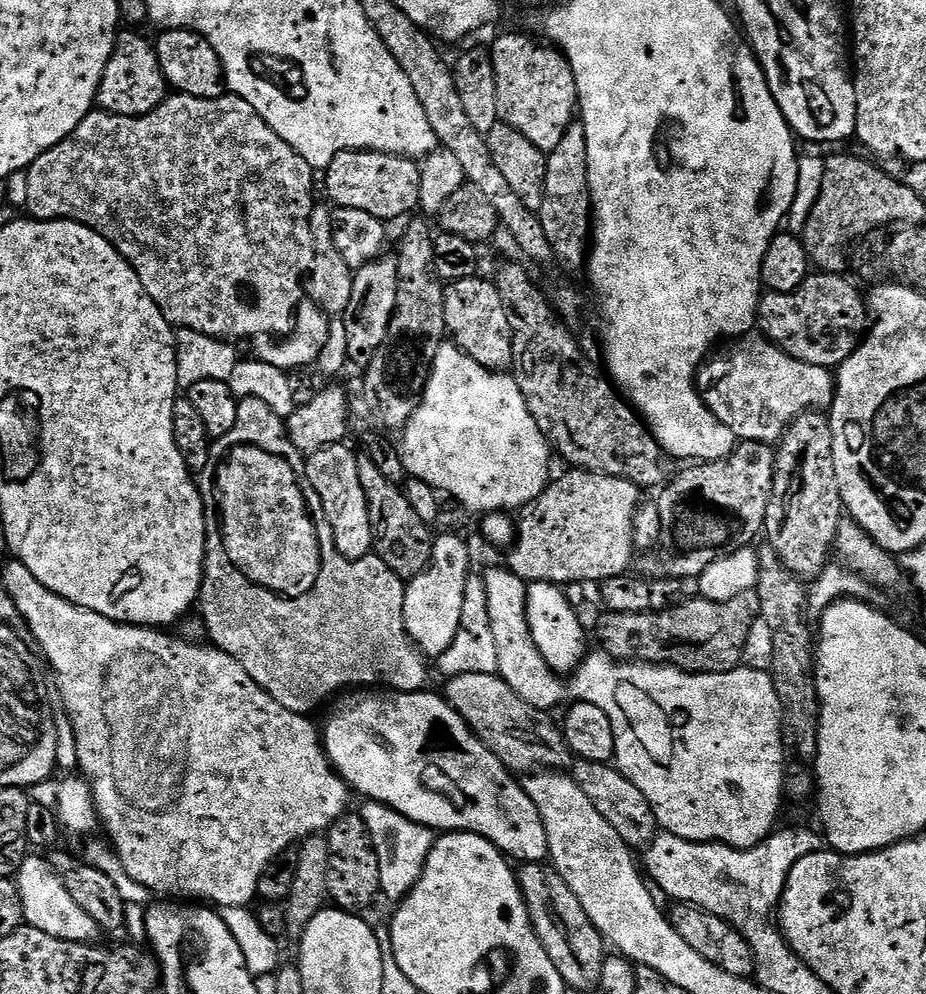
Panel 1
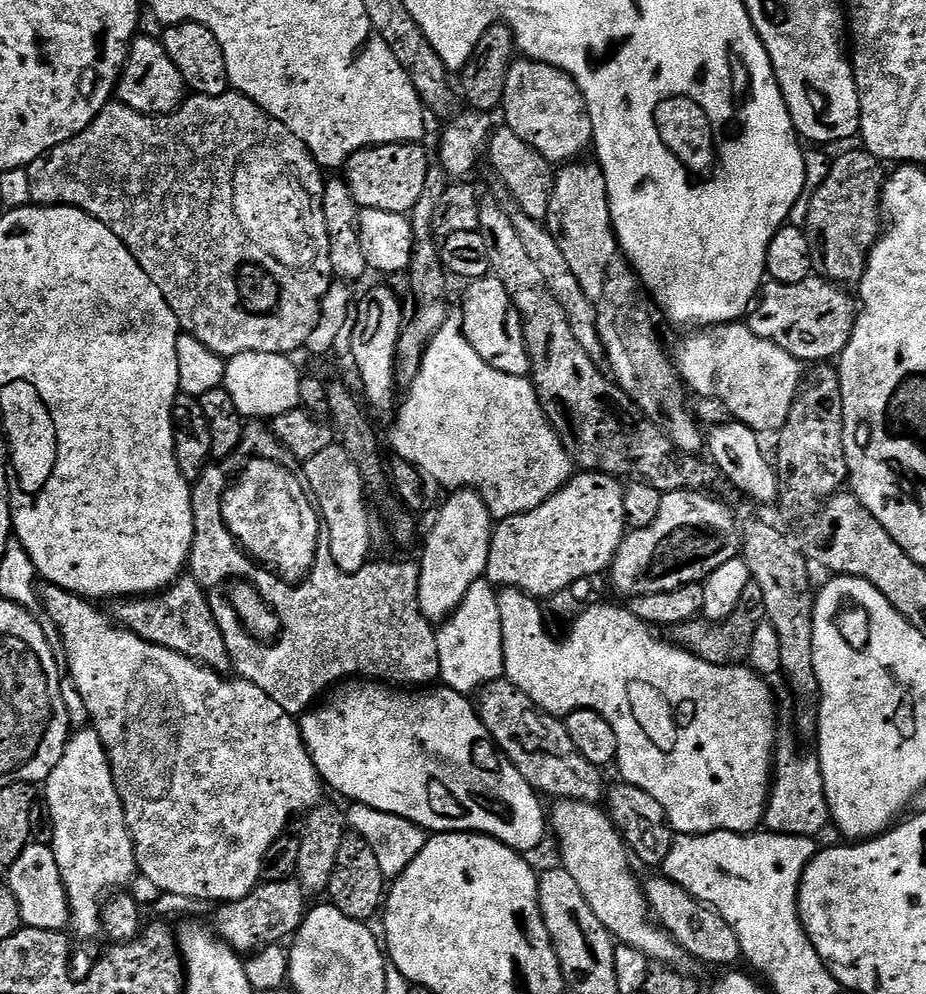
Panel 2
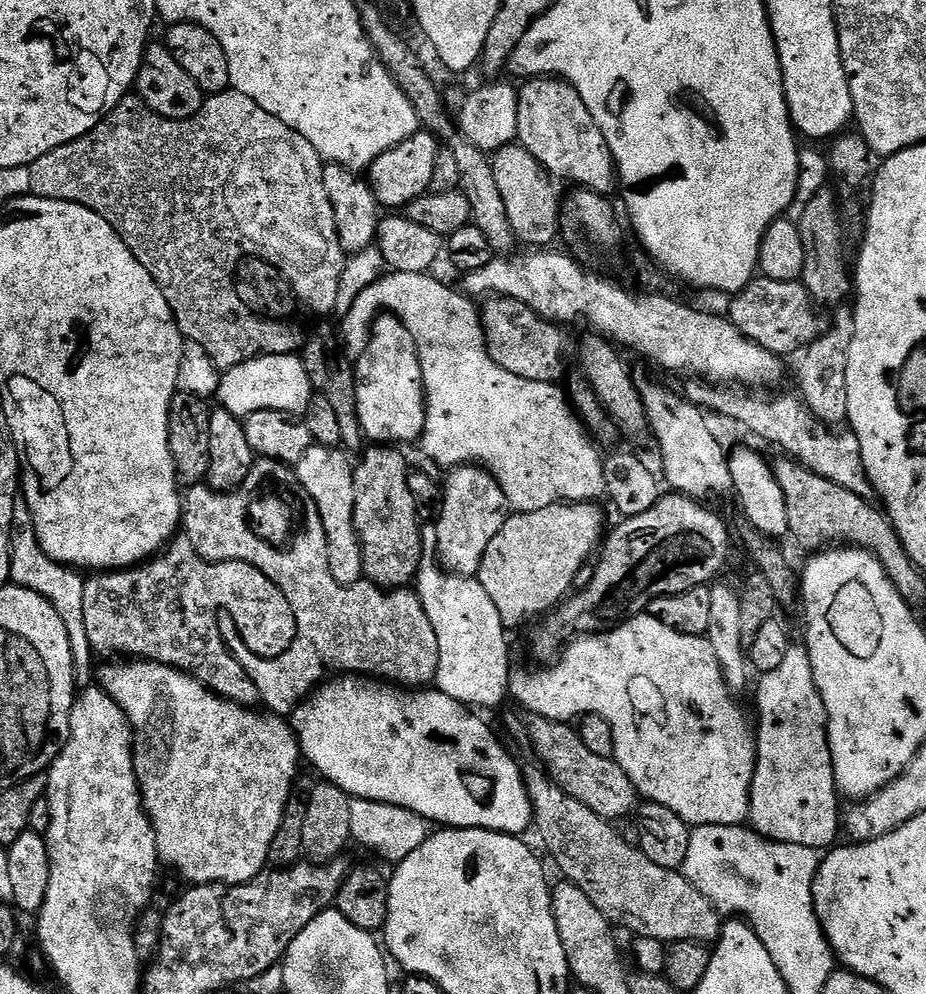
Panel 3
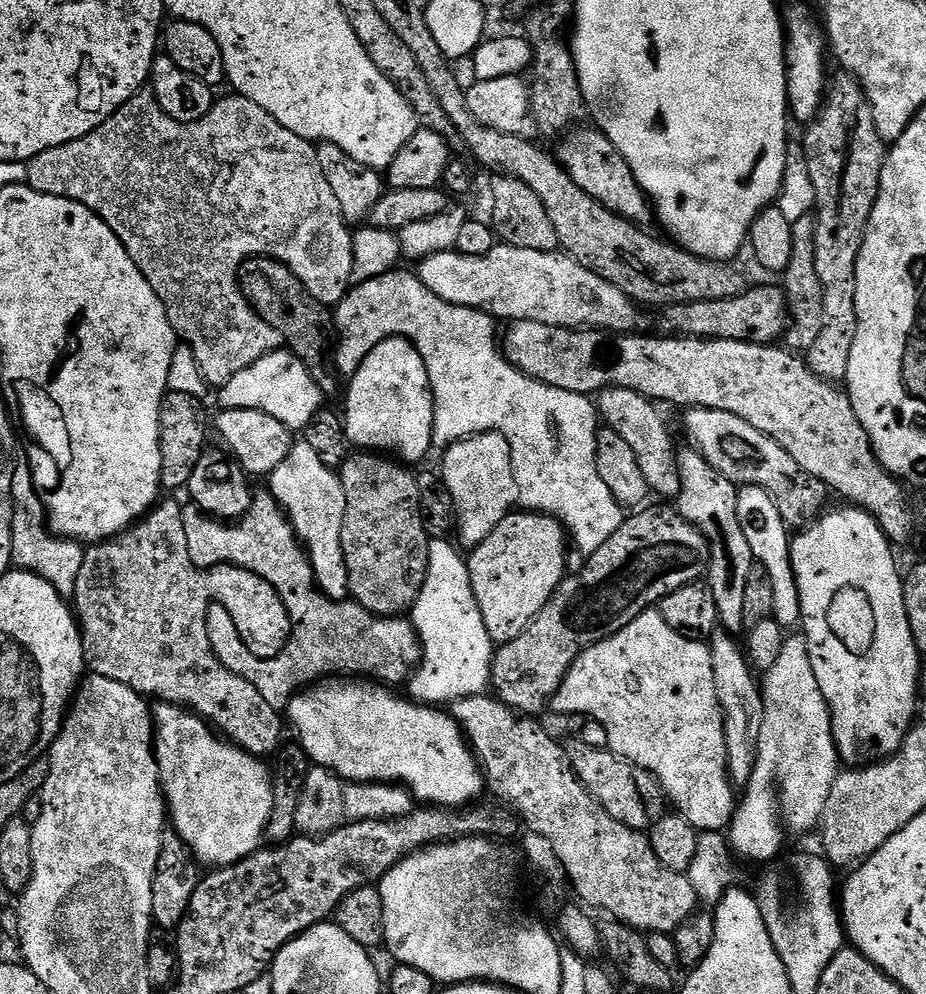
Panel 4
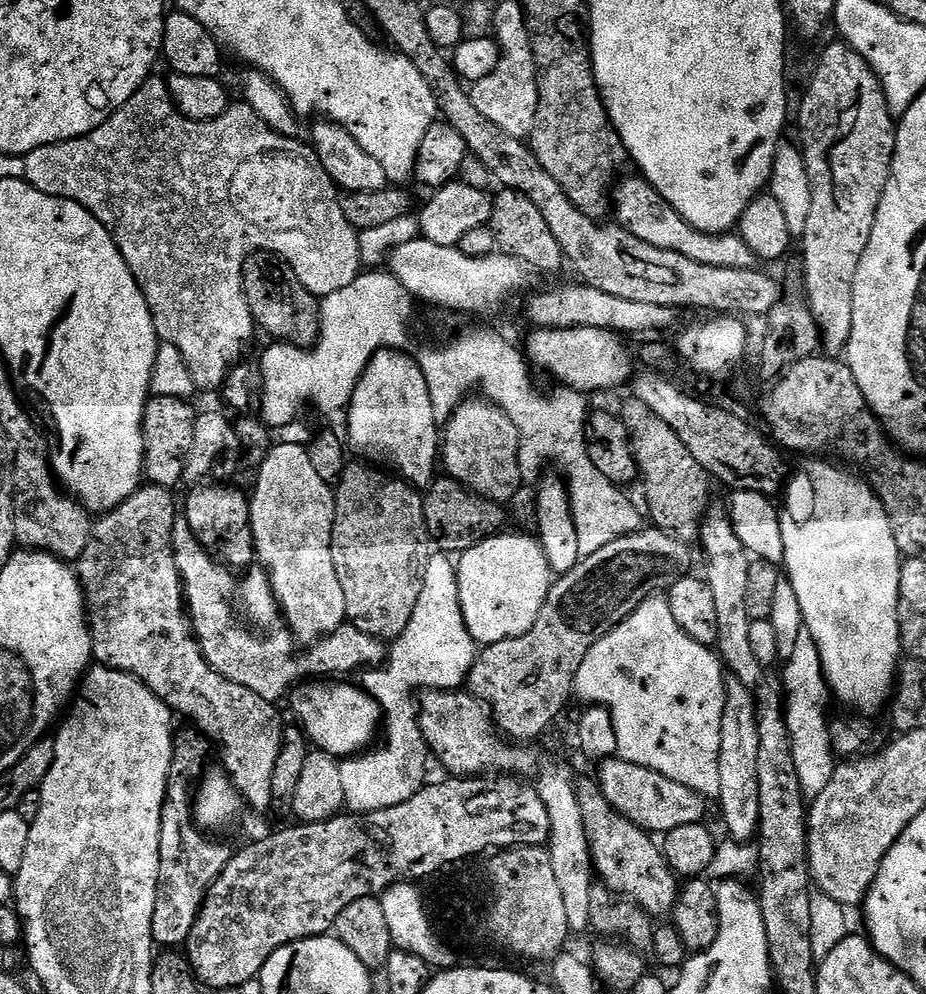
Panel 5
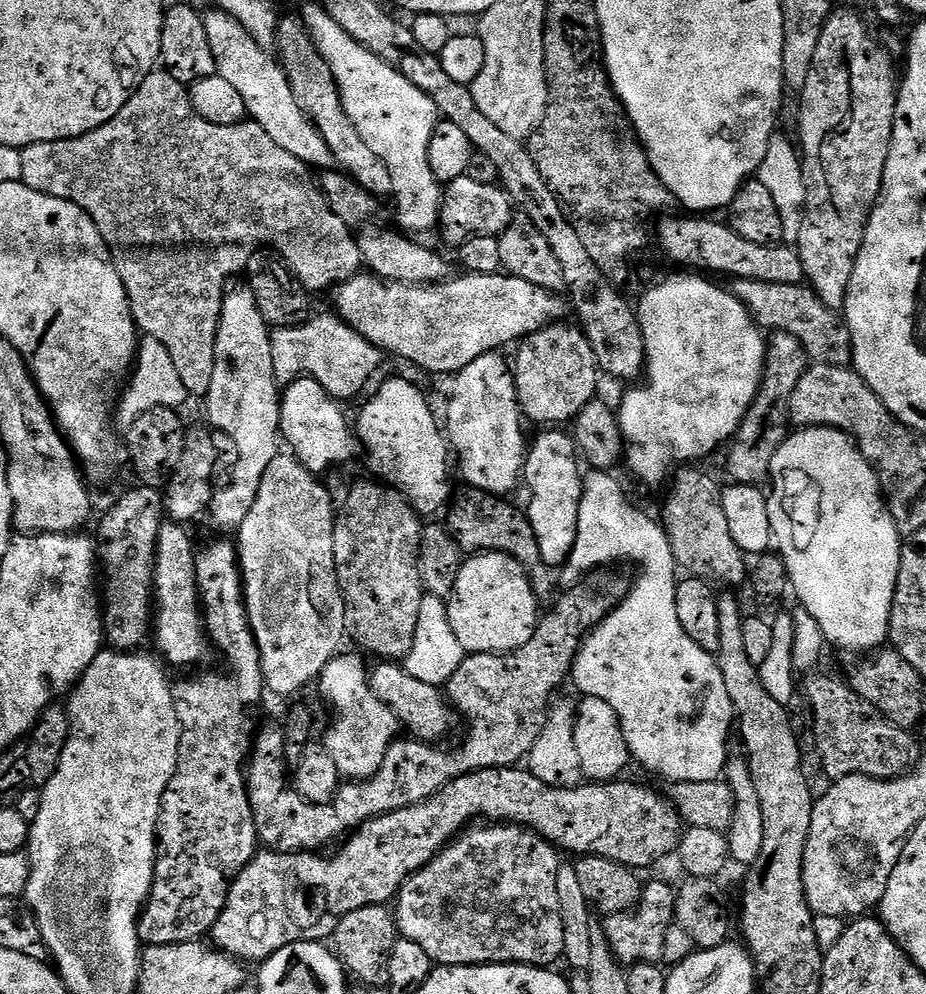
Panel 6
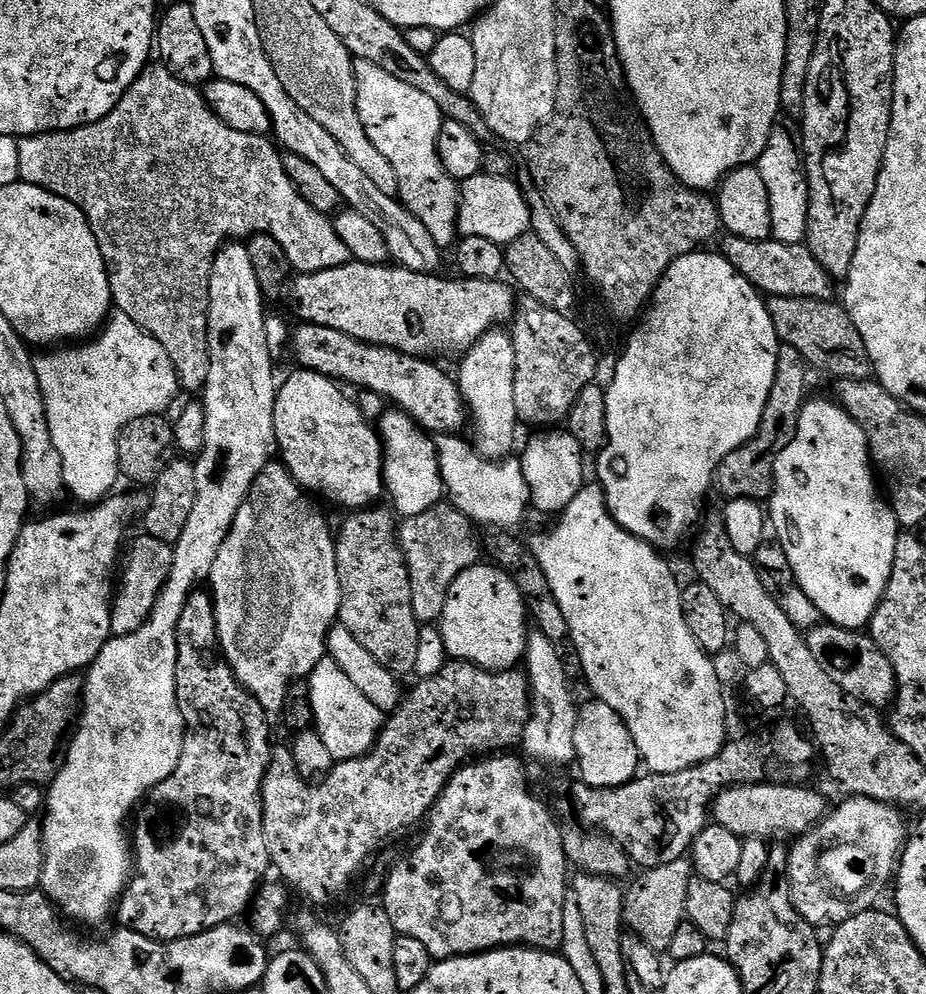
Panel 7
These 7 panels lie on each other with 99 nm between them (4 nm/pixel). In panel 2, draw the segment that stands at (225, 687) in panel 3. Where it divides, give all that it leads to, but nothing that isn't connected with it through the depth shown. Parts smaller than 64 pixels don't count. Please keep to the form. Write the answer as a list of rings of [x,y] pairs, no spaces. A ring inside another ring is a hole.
[[[181,578],[165,588],[162,594],[128,598],[117,603],[114,620],[119,627],[128,629],[146,642],[174,650],[214,672],[228,674],[233,671],[232,659],[226,650],[222,630],[218,630],[208,597],[209,593],[197,580]]]

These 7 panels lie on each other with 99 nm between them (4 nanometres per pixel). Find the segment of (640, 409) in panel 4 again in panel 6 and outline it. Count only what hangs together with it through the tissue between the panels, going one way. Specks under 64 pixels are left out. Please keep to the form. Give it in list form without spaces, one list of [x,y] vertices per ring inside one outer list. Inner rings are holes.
[[[681,467],[671,477],[672,489],[664,504],[662,527],[674,558],[683,571],[684,568],[688,571],[685,573],[689,577],[707,580],[713,586],[740,584],[743,580],[745,583],[750,576],[750,564],[744,561],[746,554],[734,542],[734,534],[730,534],[730,526],[726,523],[726,510],[722,510],[722,484],[696,468],[699,467]]]

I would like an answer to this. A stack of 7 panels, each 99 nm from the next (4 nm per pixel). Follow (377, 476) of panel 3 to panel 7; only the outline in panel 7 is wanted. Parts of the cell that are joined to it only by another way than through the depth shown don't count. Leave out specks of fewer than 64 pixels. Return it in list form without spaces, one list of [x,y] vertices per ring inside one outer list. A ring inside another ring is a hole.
[[[380,507],[353,511],[349,515],[352,517],[335,533],[336,565],[342,586],[339,623],[345,624],[386,670],[412,674],[416,672],[422,625],[414,614],[410,574],[400,549],[397,517],[387,507]]]

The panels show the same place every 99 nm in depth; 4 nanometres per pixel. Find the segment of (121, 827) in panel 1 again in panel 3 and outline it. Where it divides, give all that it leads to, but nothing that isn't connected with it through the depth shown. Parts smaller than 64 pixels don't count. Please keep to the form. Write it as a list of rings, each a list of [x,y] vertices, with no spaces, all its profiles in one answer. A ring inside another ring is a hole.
[[[132,658],[132,659],[129,659],[129,660],[128,660],[128,661],[127,661],[127,662],[120,662],[120,663],[124,663],[124,664],[112,664],[112,663],[116,663],[116,662],[108,662],[108,663],[105,663],[105,664],[108,664],[108,665],[106,665],[106,666],[105,666],[105,668],[104,668],[104,669],[102,669],[102,670],[101,670],[101,672],[100,672],[100,680],[98,680],[98,684],[99,684],[99,687],[101,687],[101,688],[103,688],[103,689],[104,689],[104,693],[105,693],[105,694],[106,694],[106,695],[107,695],[107,696],[109,696],[109,697],[110,697],[110,698],[114,698],[114,702],[118,702],[118,706],[119,706],[119,707],[120,707],[120,708],[121,708],[121,709],[122,709],[122,711],[124,711],[124,716],[125,716],[125,717],[126,717],[126,719],[127,719],[127,720],[128,720],[128,726],[129,726],[129,729],[130,729],[130,731],[131,731],[131,733],[132,733],[132,761],[133,761],[133,762],[134,762],[134,770],[135,770],[135,771],[136,771],[136,781],[137,781],[137,782],[138,782],[138,786],[139,786],[139,787],[140,787],[140,800],[141,800],[141,802],[143,802],[143,804],[144,804],[144,811],[145,811],[145,812],[147,812],[147,814],[148,814],[148,820],[149,820],[149,822],[151,822],[151,824],[152,824],[152,829],[153,829],[153,830],[155,830],[155,831],[156,831],[156,855],[157,855],[157,857],[158,857],[158,860],[159,860],[159,863],[160,863],[160,864],[161,864],[161,865],[164,865],[164,864],[169,864],[169,866],[170,866],[170,867],[172,867],[172,868],[176,868],[176,872],[177,872],[177,874],[178,874],[178,875],[180,875],[180,876],[181,876],[181,878],[182,878],[182,879],[184,879],[184,880],[189,880],[189,881],[188,881],[188,882],[187,882],[187,883],[188,883],[188,884],[189,884],[189,885],[192,885],[192,886],[195,886],[195,885],[198,885],[198,884],[245,884],[245,883],[246,883],[246,882],[250,882],[250,881],[251,881],[251,880],[252,880],[252,879],[254,879],[254,878],[255,878],[255,877],[256,877],[256,876],[257,876],[257,874],[259,874],[259,873],[260,873],[260,872],[263,872],[263,871],[265,871],[265,868],[266,868],[266,865],[267,865],[267,864],[268,864],[268,851],[269,851],[269,850],[270,850],[270,842],[274,842],[274,834],[278,834],[278,826],[282,826],[282,818],[283,818],[283,817],[284,817],[284,814],[285,814],[285,812],[287,812],[287,811],[288,811],[288,795],[290,795],[290,794],[291,794],[291,793],[292,793],[292,790],[293,790],[293,787],[294,787],[294,785],[295,785],[295,784],[296,784],[296,783],[297,783],[297,780],[296,780],[296,767],[298,767],[298,766],[299,766],[299,764],[302,764],[302,753],[301,753],[301,751],[300,751],[300,742],[299,742],[299,739],[298,739],[298,737],[297,737],[297,735],[296,735],[296,733],[295,733],[295,732],[293,732],[293,731],[292,731],[292,729],[291,729],[291,727],[290,727],[290,724],[289,724],[289,721],[288,721],[288,720],[287,720],[287,719],[284,719],[284,718],[281,718],[281,717],[280,717],[280,716],[279,716],[279,715],[276,715],[276,714],[267,714],[267,715],[268,715],[268,716],[263,716],[263,714],[262,714],[262,713],[260,713],[260,712],[252,712],[252,711],[256,711],[256,710],[249,710],[249,709],[248,709],[248,708],[247,708],[247,707],[245,707],[245,705],[242,705],[242,704],[235,704],[235,703],[234,703],[234,701],[232,701],[232,700],[224,700],[224,699],[223,699],[223,698],[222,698],[222,697],[221,697],[221,696],[217,696],[217,695],[216,695],[216,693],[215,693],[215,692],[211,692],[211,690],[209,690],[209,689],[208,689],[208,687],[207,687],[207,686],[206,686],[206,685],[204,685],[204,684],[199,684],[199,682],[197,682],[197,680],[196,680],[196,679],[195,679],[195,678],[194,678],[194,677],[192,677],[192,676],[190,676],[190,675],[188,675],[188,673],[186,673],[186,672],[180,672],[180,671],[178,671],[178,669],[177,669],[177,668],[171,668],[171,667],[170,667],[170,666],[166,666],[166,665],[165,665],[165,664],[156,664],[156,663],[154,663],[154,662],[153,662],[153,660],[137,660],[137,659],[135,659],[135,658]]]

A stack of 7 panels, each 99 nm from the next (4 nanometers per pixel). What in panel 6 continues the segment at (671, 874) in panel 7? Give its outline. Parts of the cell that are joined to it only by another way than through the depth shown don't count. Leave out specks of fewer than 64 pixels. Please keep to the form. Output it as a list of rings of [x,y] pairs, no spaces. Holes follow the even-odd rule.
[[[652,880],[643,885],[640,905],[631,912],[610,912],[603,917],[602,927],[614,955],[625,966],[633,964],[660,964],[666,939],[666,930],[676,919],[676,888],[664,880]]]

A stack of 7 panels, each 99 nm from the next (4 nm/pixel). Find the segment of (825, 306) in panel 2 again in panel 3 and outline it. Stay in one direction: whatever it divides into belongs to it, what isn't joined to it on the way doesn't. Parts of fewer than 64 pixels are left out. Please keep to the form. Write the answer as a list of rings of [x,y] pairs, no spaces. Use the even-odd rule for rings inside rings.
[[[761,275],[750,281],[741,292],[735,293],[731,300],[732,325],[747,340],[770,350],[775,356],[784,358],[797,352],[799,348],[804,348],[811,340],[815,340],[822,331],[822,323],[816,317],[817,305],[800,280],[778,282],[774,278]]]

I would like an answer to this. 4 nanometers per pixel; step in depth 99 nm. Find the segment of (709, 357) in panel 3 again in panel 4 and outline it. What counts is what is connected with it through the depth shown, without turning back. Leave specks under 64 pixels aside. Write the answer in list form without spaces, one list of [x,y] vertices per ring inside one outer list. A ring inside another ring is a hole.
[[[500,242],[490,254],[485,256],[467,256],[458,251],[439,252],[419,261],[418,275],[426,290],[441,296],[454,306],[466,306],[484,312],[500,322],[529,320],[542,322],[546,326],[559,328],[578,328],[581,330],[603,330],[609,334],[632,334],[643,322],[644,316],[636,301],[631,300],[618,286],[605,278],[592,273],[580,265],[574,257],[563,251],[539,252],[522,250],[518,246]]]

